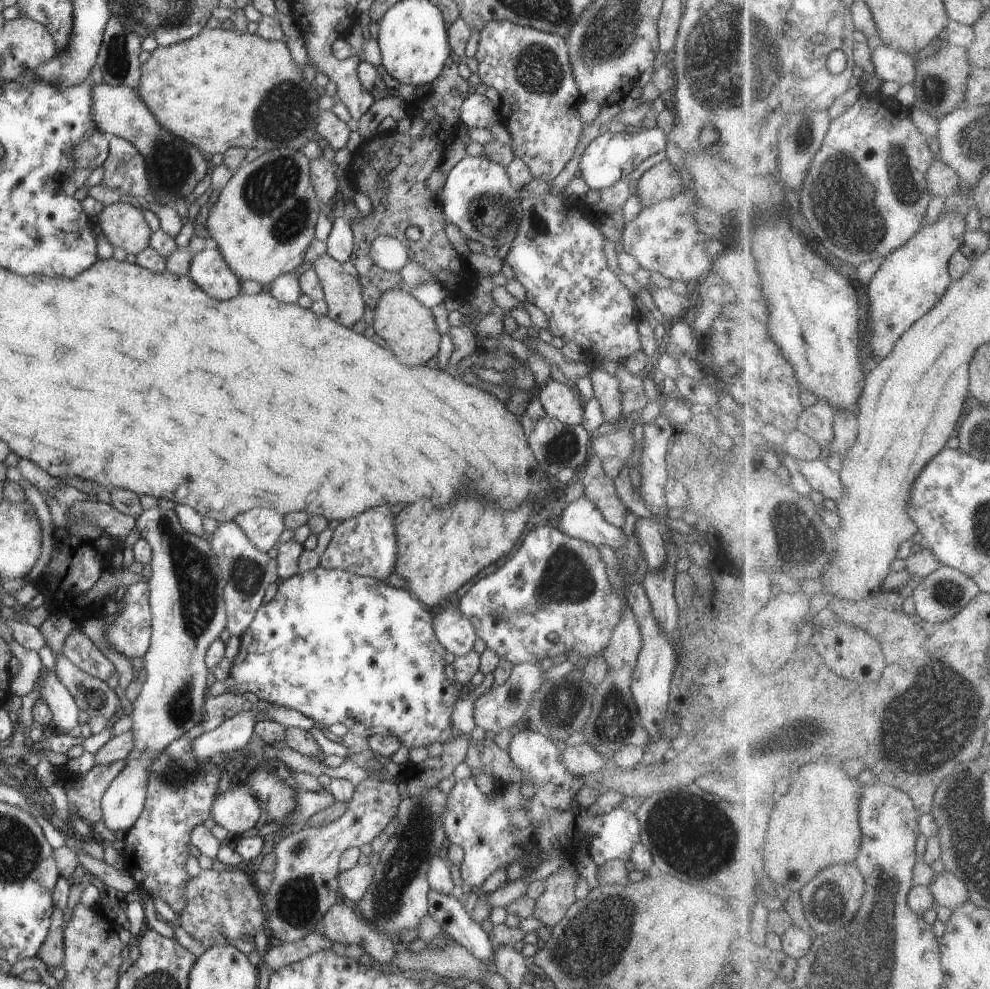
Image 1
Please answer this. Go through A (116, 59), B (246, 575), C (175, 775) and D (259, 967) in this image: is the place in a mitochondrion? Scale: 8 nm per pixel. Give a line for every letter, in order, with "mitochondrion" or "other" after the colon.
A: mitochondrion
B: mitochondrion
C: mitochondrion
D: other

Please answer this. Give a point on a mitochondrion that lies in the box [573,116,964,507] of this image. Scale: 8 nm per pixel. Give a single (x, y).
(841, 198)

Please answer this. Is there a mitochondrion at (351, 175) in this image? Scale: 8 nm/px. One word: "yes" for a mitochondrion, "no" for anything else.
no

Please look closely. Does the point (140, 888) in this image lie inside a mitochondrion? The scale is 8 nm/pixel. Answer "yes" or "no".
no

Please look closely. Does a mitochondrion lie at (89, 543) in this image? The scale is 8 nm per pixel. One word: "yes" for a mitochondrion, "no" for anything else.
no

